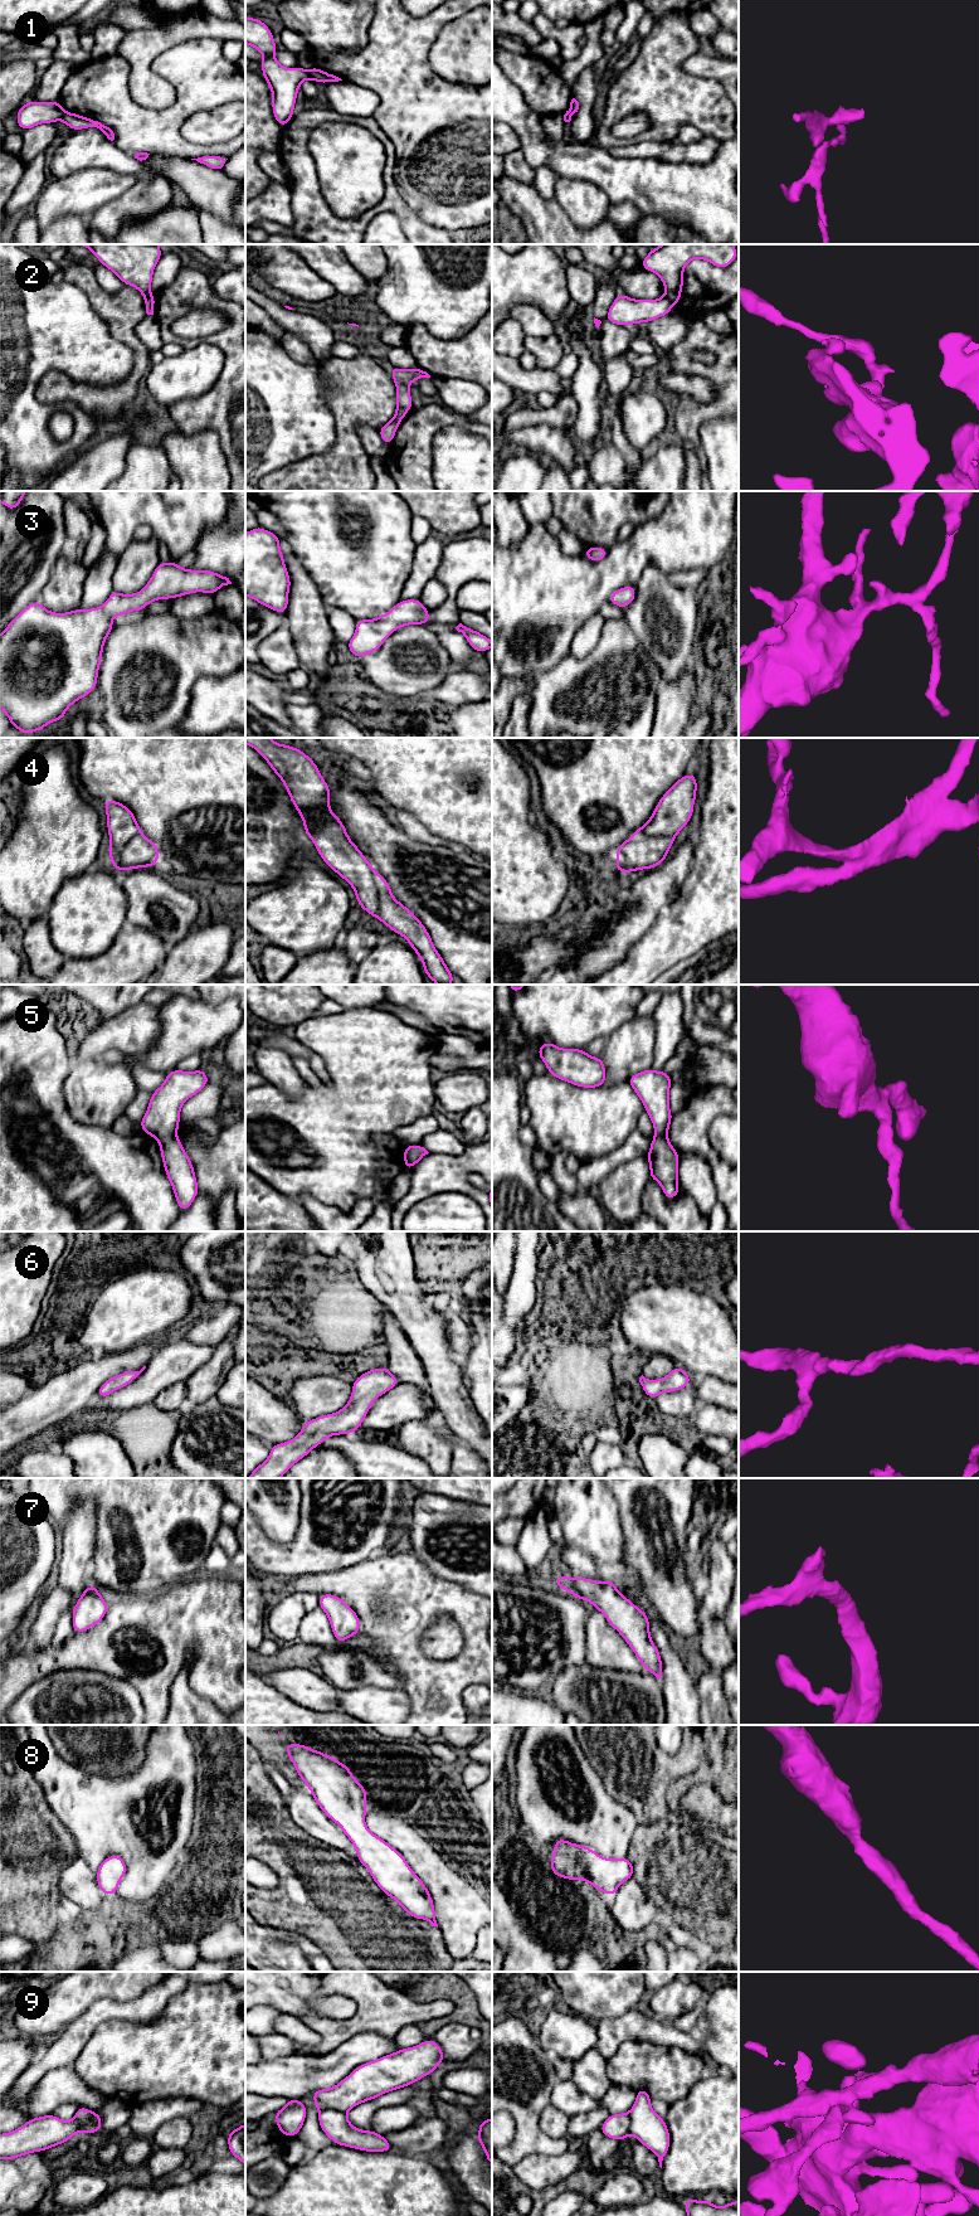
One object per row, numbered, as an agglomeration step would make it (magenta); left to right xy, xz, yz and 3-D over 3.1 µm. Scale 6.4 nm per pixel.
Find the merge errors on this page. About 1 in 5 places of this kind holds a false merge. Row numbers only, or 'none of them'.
1, 2, 9

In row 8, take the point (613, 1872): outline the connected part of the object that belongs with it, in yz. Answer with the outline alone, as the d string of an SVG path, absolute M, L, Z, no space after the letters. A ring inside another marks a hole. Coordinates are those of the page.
M557 1838L551 1856L551 1871L557 1877L575 1882L579 1877L583 1884L591 1882L594 1889L613 1896L619 1885L633 1879L634 1866L628 1857L607 1858L588 1846L575 1845Z

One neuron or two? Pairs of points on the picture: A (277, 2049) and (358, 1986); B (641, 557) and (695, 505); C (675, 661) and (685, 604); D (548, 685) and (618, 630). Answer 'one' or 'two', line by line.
A: two
B: one
C: one
D: one

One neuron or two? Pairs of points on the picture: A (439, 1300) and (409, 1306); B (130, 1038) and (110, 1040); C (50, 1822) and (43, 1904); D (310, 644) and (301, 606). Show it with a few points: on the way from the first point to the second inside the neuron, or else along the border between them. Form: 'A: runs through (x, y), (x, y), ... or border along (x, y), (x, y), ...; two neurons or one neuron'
A: border along (424, 1297), (427, 1306), (439, 1312), (447, 1312); two neurons
B: runs through (125, 1038), (115, 1038); one neuron
C: runs through (45, 1842), (43, 1850), (43, 1884); one neuron
D: runs through (310, 635), (306, 615); one neuron

